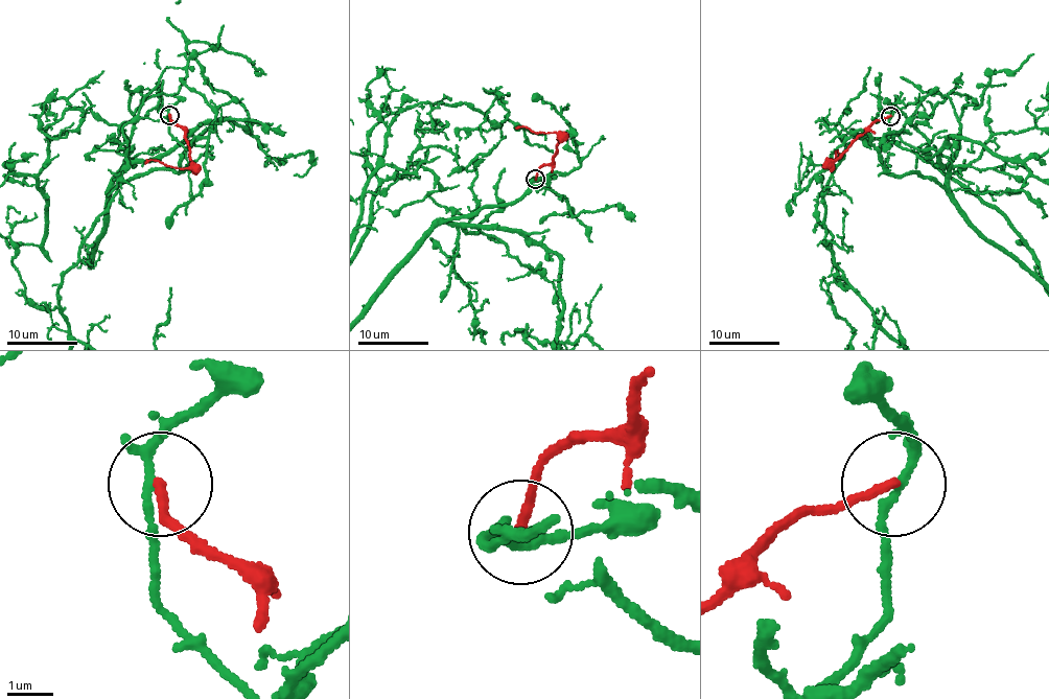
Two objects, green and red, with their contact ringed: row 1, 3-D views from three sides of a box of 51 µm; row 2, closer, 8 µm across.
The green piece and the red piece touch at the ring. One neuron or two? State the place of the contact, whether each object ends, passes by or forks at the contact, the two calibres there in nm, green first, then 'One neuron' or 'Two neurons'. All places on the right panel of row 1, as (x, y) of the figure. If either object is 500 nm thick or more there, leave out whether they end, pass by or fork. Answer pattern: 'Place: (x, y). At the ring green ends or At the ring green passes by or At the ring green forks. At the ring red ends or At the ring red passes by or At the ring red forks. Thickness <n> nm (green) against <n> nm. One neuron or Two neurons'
Place: (890, 116). At the ring green forks. At the ring red ends. Thickness 150 nm (green) against 190 nm. Two neurons

